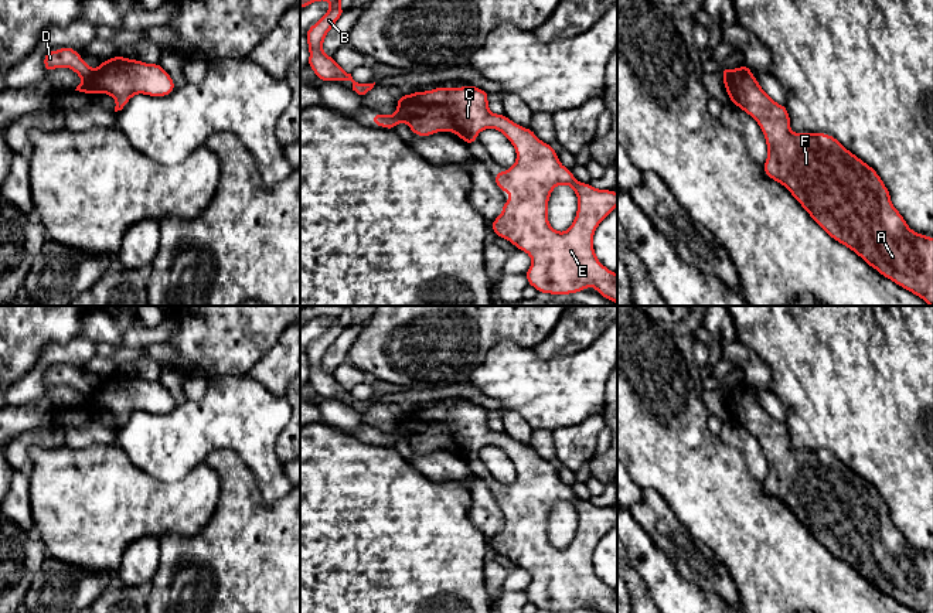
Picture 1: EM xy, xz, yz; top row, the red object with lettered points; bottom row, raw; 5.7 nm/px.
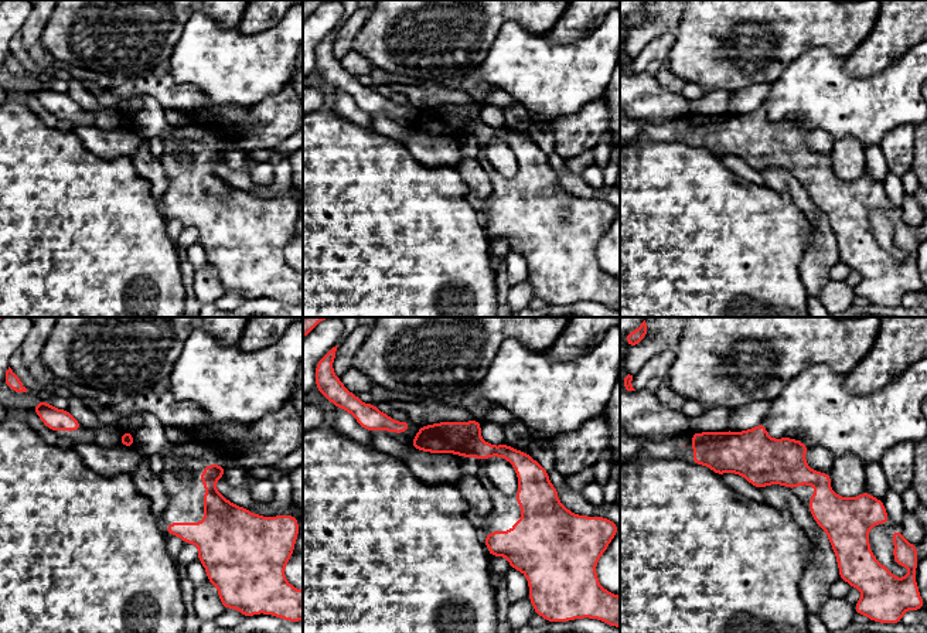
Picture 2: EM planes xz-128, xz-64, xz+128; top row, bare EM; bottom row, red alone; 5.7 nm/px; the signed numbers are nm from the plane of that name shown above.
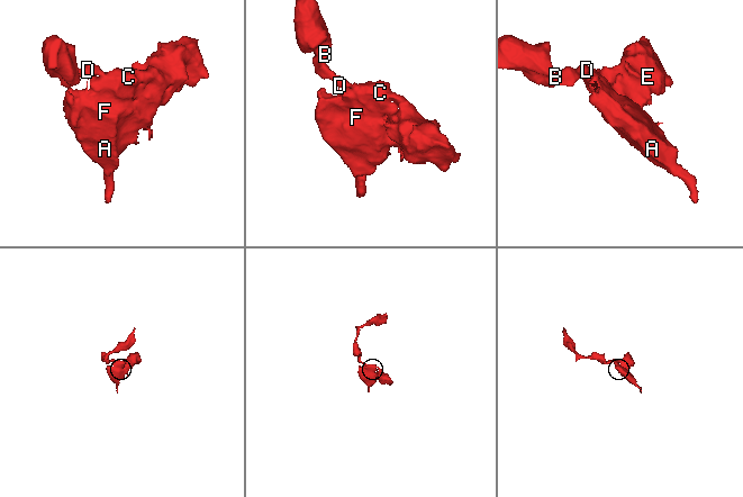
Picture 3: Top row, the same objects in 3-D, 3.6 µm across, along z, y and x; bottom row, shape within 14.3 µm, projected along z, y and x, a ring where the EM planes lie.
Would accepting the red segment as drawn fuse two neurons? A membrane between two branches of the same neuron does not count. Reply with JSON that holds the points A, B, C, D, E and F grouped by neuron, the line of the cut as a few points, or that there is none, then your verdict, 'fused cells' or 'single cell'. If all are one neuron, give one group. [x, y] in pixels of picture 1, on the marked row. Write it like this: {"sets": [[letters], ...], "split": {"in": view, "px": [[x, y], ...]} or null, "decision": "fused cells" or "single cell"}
{"sets": [["A", "C", "E", "F"], ["B", "D"]], "split": {"in": "xy", "px": [[94, 71], [84, 79]]}, "decision": "fused cells"}

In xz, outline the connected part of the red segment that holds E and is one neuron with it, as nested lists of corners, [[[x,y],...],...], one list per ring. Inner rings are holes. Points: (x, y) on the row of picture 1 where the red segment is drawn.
[[[473,85],[456,89],[439,86],[433,91],[411,93],[392,116],[375,112],[372,120],[374,126],[389,130],[394,130],[399,122],[405,122],[413,134],[422,137],[440,130],[452,132],[467,144],[474,143],[477,133],[484,129],[497,129],[504,133],[517,151],[517,161],[507,171],[496,173],[494,183],[510,194],[510,201],[503,204],[501,215],[491,222],[494,234],[531,256],[532,263],[525,276],[528,285],[539,293],[571,294],[593,286],[600,296],[617,304],[617,275],[597,260],[593,249],[593,234],[617,205],[617,193],[579,183],[572,171],[559,163],[552,146],[539,140],[532,129],[514,123],[505,115],[491,113],[487,101],[488,93]],[[559,184],[571,185],[578,195],[578,212],[566,232],[552,229],[548,222],[548,200]]]

